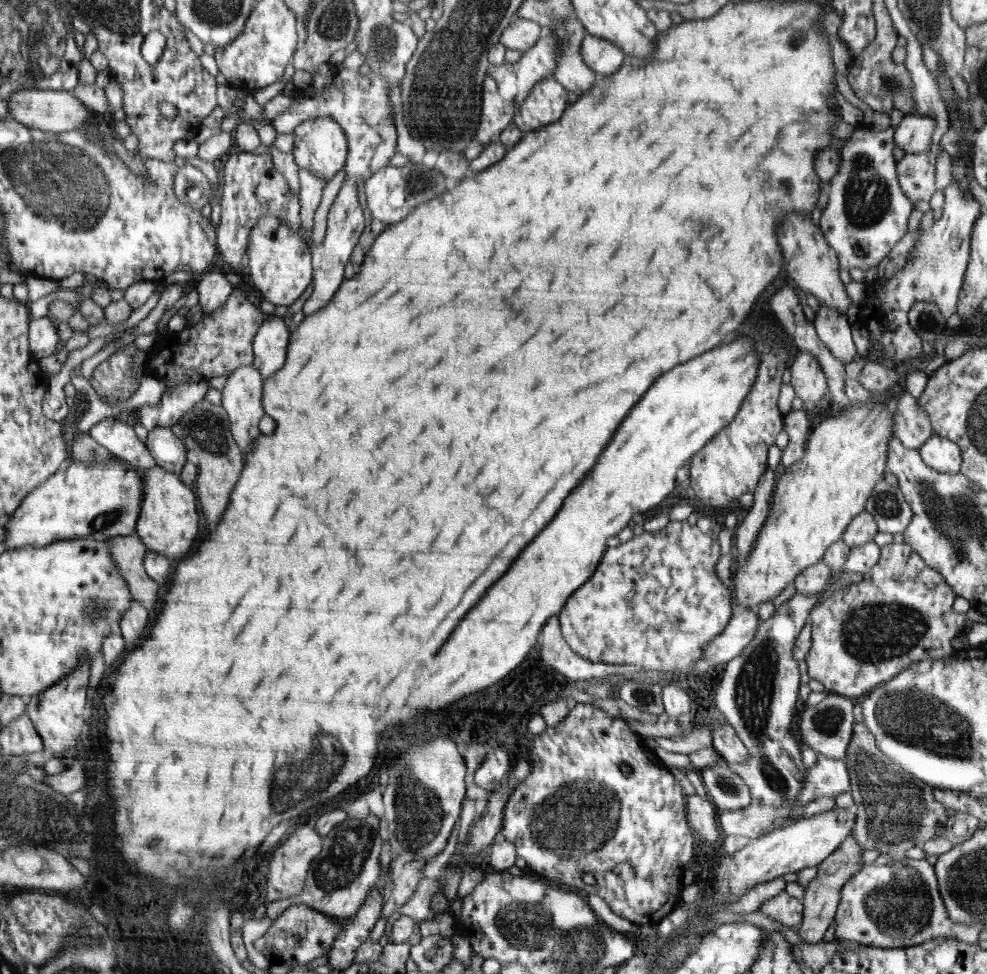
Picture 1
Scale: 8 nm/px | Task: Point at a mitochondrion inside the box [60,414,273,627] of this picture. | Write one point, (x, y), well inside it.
(112, 516)

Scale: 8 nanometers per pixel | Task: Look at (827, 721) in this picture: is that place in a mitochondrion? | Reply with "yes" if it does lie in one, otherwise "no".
yes

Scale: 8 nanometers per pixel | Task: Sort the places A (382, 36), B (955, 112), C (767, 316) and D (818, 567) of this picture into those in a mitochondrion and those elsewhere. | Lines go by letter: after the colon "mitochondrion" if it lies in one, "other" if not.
A: mitochondrion
B: other
C: other
D: other

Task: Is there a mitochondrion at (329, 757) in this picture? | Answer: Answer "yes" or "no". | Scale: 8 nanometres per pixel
yes

